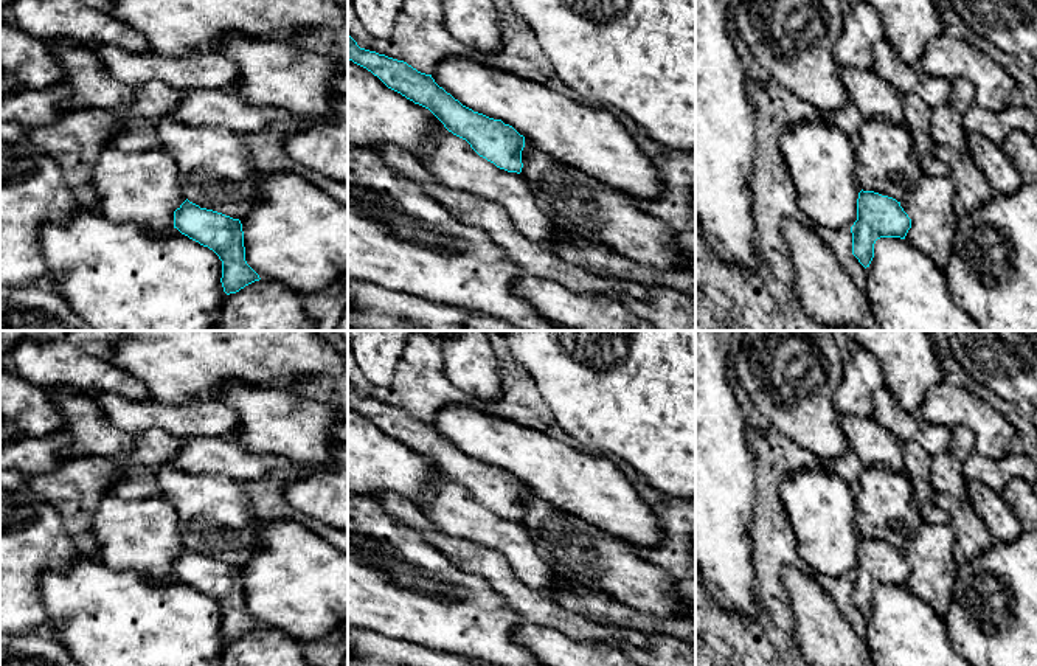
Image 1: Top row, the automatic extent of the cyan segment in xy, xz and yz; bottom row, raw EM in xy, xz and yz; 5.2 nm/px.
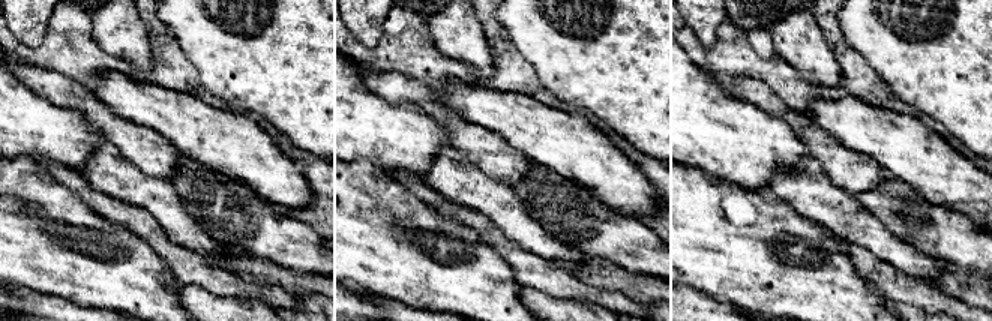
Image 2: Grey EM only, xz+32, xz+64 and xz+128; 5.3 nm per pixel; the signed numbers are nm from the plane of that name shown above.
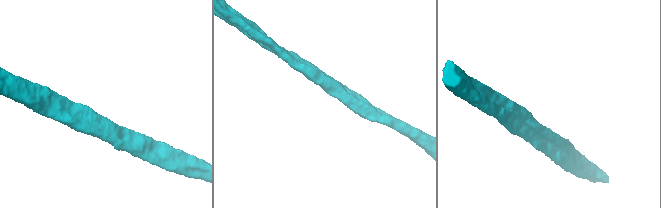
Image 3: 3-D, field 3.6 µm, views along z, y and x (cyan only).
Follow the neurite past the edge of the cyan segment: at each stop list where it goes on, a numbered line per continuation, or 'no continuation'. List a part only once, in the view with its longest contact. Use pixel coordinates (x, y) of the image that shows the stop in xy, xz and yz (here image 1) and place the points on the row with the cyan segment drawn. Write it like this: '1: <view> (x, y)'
no continuation

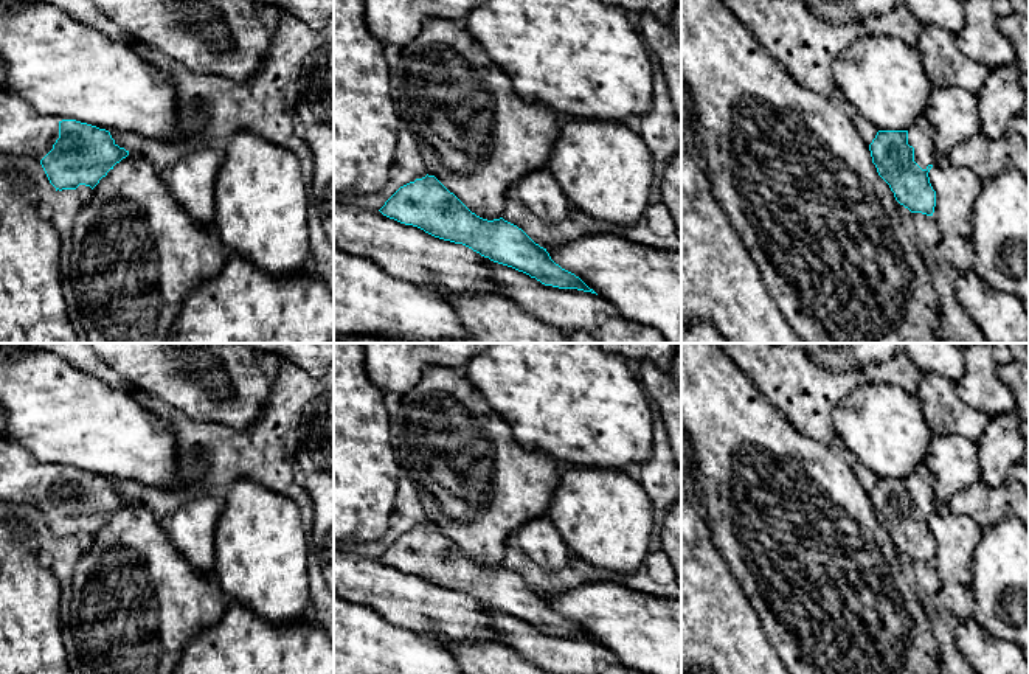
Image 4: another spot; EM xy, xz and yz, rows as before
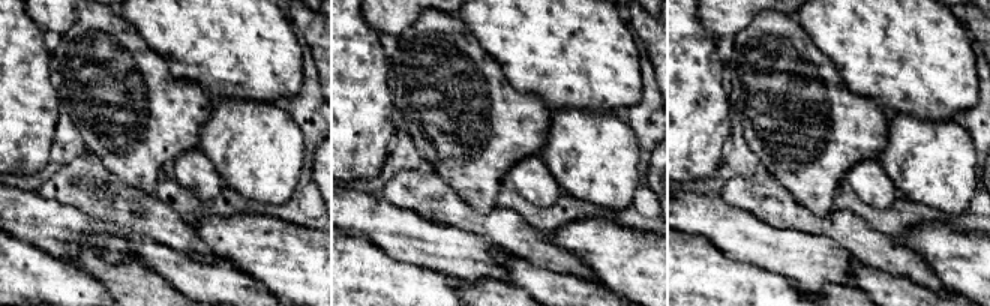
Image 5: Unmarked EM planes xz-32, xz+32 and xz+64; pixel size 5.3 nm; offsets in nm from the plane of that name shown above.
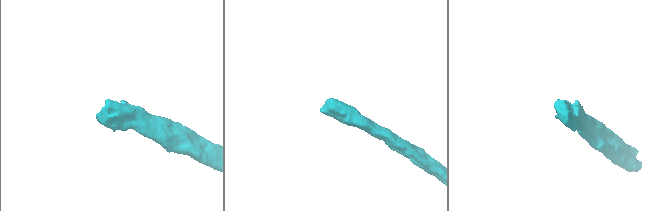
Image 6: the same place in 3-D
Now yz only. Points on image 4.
1: yz (921, 135)

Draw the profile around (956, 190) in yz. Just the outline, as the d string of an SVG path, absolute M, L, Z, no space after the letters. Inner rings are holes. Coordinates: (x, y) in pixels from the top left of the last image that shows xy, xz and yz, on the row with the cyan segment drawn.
M947 160L934 165L930 183L936 191L933 219L947 235L970 238L973 205L981 193L982 180L967 168L955 168Z

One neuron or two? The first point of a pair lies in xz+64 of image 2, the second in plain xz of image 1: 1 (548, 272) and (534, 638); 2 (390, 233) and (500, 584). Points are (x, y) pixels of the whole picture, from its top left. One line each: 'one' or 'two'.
1: two
2: two

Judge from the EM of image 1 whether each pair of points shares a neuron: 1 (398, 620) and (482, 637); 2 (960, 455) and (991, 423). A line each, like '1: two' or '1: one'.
1: one
2: two

